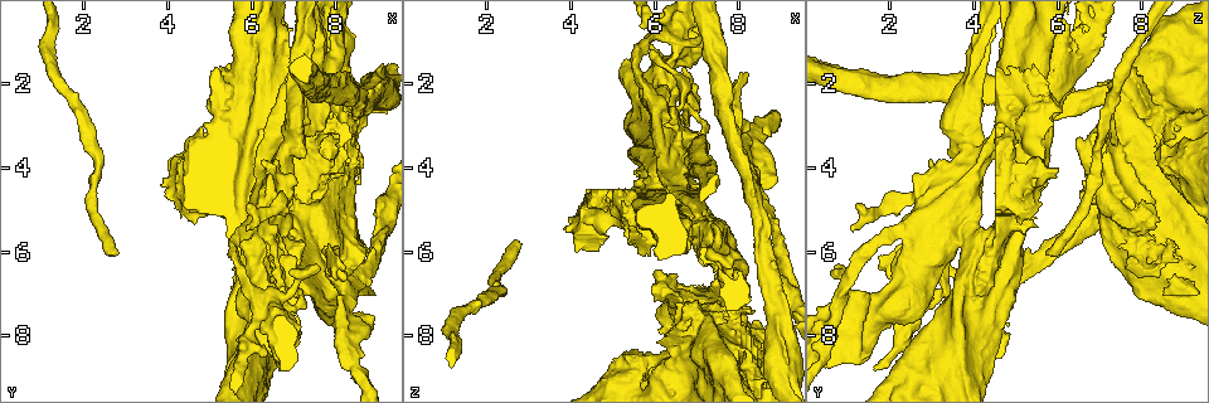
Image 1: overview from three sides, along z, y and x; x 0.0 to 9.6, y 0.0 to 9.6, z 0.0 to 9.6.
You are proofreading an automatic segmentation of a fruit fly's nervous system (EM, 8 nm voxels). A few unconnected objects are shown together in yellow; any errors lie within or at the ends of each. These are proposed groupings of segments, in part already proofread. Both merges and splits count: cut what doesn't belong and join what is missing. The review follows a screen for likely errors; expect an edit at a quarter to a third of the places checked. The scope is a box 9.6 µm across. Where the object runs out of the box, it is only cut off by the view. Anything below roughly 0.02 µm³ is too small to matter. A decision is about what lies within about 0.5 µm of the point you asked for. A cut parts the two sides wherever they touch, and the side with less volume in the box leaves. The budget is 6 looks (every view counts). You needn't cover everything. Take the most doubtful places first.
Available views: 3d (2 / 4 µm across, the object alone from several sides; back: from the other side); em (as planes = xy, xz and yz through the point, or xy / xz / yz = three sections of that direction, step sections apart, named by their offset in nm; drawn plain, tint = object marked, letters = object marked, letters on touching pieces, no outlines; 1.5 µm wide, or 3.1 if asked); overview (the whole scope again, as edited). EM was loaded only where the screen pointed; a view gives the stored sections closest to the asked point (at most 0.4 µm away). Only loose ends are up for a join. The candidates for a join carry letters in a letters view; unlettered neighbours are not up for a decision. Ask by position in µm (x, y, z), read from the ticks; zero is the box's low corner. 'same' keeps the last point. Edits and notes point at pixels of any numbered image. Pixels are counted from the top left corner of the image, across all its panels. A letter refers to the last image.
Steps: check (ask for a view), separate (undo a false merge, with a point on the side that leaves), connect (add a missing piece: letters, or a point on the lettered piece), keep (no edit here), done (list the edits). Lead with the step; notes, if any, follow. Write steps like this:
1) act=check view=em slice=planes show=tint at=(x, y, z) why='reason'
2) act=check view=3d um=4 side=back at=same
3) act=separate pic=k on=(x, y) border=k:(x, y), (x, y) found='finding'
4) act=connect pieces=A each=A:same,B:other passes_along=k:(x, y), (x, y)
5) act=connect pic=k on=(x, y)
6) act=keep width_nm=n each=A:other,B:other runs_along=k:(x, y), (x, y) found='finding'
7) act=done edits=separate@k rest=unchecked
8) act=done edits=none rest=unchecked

act=check view=em slice=planes show=letters at=(7.55, 6.30, 0.80) why='free end'

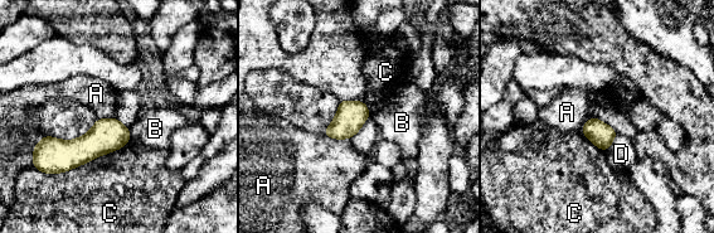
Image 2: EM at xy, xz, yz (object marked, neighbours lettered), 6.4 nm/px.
act=keep width_nm=150 each=A:other,B:other,C:other,D:other border=2:(362, 98), (339, 101) found='none of them fits'

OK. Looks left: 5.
act=check view=em slice=planes show=letters at=(8.10, 0.65, 6.90) why='thick turns thin'

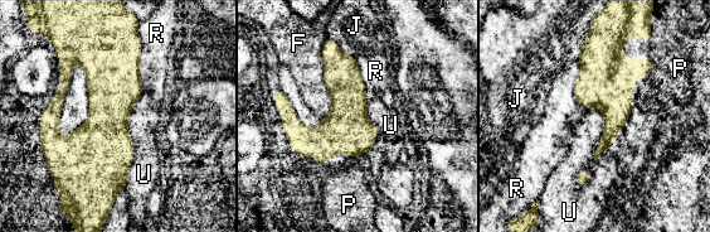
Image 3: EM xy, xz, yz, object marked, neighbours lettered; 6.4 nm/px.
act=keep each=F:other,J:other,P:other,R:other,U:other border=3:(602, 114), (603, 135), (594, 160) found='all the same neuron'

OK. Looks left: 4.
act=check view=3d um=4 at=(6.40, 9.10, 4.30) why='stops while still wide'

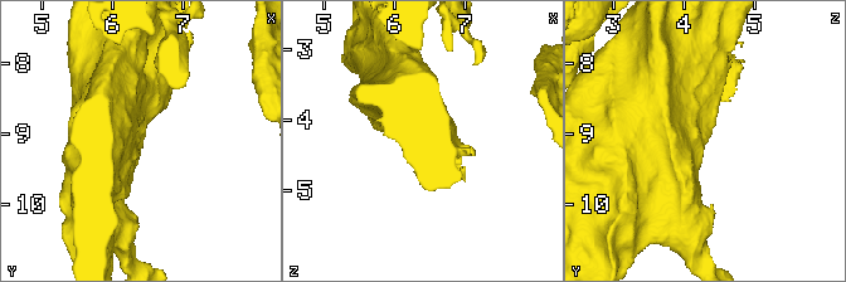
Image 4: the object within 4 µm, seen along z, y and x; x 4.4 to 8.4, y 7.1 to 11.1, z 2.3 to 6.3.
act=check view=em slice=planes show=letters at=(6.45, 9.05, 4.30)

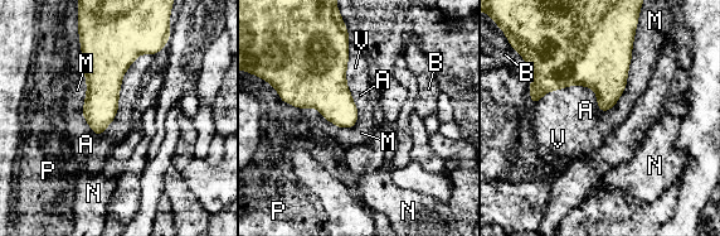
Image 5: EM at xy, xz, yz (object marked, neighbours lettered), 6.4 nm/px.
act=keep each=A:other,B:other,M:other,N:other,P:other,V:other border=5:(151, 53), (96, 135) found='no lettered piece goes on from it'

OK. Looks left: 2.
act=done edits=none rest=unchecked

